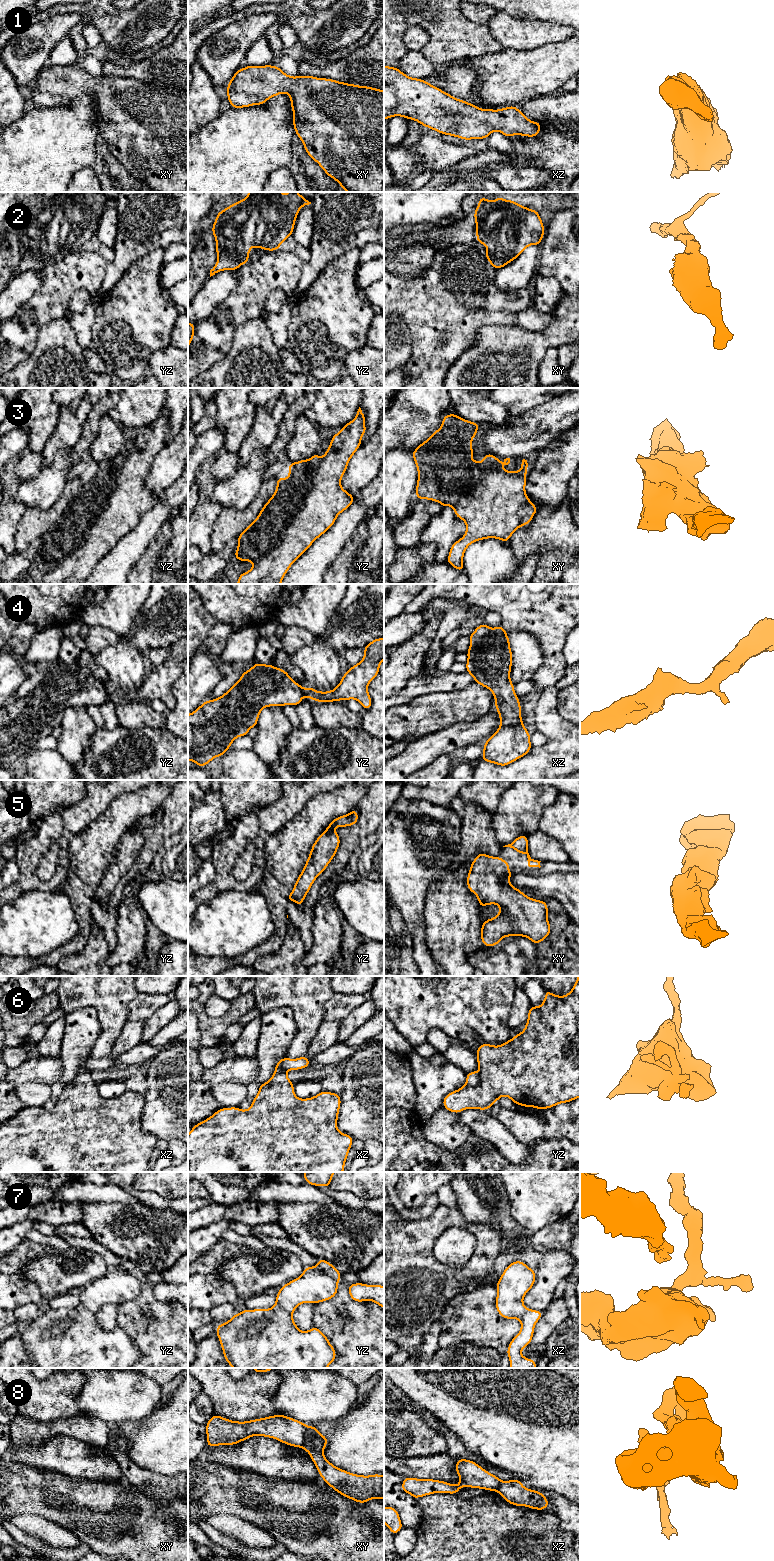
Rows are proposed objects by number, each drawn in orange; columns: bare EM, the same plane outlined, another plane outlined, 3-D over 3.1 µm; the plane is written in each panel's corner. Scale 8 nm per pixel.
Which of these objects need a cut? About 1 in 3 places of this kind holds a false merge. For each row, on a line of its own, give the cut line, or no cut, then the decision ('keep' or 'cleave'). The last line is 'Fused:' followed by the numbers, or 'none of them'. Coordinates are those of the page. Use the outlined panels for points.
1: no cut | keep
2: no cut | keep
3: no cut | keep
4: no cut | keep
5: no cut | keep
6: yz (479, 1074), (480, 1081), (476, 1085), (466, 1085) | cleave
7: no cut | keep
8: xy (308, 1426), (301, 1447) | cleave
Fused: 6, 8

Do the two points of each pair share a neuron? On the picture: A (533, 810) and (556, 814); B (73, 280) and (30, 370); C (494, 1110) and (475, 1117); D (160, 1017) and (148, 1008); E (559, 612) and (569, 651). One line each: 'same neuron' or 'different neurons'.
A: different neurons
B: different neurons
C: different neurons
D: different neurons
E: different neurons

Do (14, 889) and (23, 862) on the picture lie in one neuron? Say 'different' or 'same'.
same

